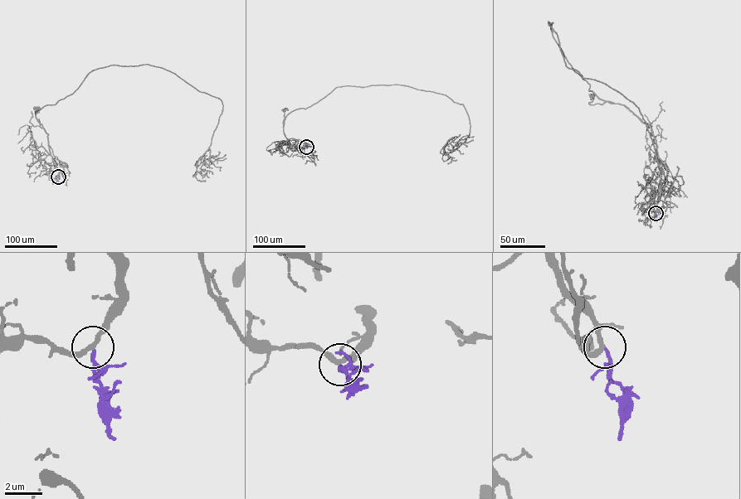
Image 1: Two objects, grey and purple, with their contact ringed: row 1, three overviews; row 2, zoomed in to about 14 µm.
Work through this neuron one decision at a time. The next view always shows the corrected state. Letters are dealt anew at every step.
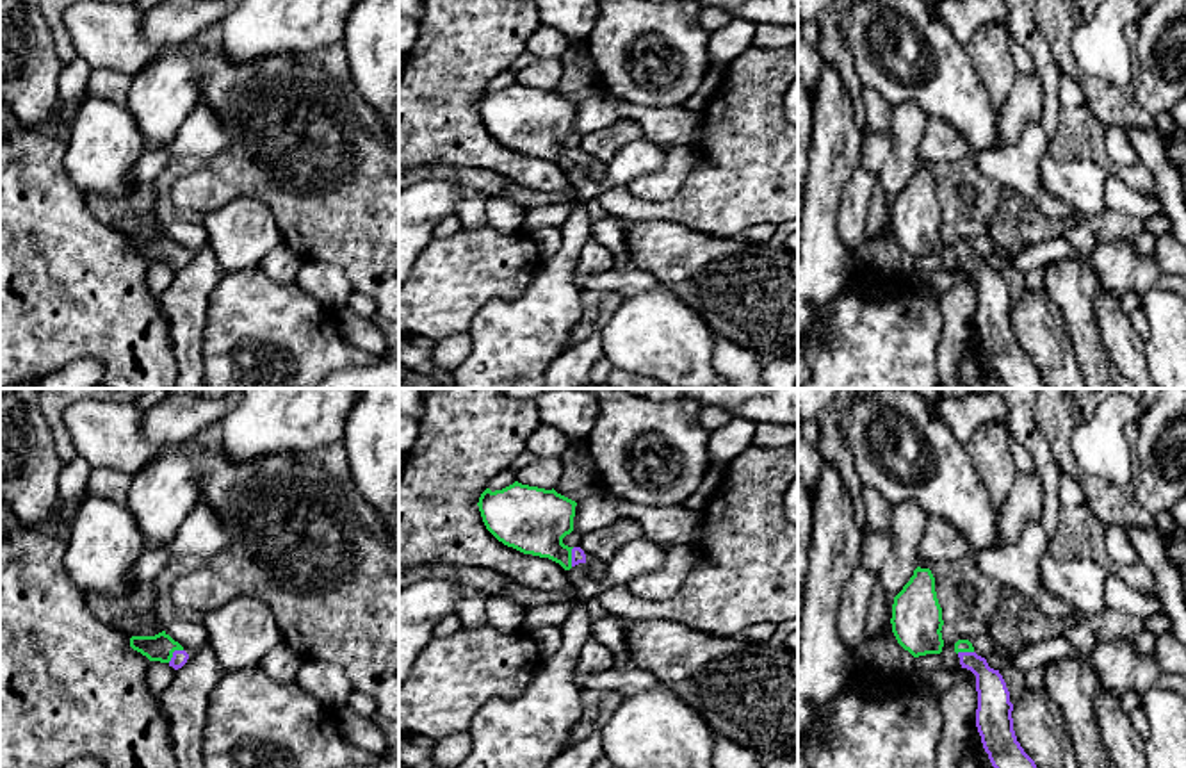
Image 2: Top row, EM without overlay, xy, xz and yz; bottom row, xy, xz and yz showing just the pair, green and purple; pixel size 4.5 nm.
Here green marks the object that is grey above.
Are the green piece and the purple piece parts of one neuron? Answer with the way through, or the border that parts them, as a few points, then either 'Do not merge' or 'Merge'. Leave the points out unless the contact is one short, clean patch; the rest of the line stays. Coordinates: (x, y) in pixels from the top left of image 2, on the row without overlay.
Path across: xy (159, 248), (173, 252), (178, 261). Merge

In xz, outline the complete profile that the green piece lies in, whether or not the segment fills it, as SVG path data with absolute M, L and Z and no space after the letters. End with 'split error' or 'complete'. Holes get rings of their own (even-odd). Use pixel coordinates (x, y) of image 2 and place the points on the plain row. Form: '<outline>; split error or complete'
M515 82L479 98L479 112L486 130L504 146L524 155L548 159L565 171L586 164L581 148L568 148L563 139L573 132L577 103L557 94Z; split error

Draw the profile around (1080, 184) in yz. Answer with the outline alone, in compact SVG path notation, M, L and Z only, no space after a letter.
M1049 153L1040 162L1044 189L1074 208L1084 221L1104 214L1108 173L1092 160L1060 162Z

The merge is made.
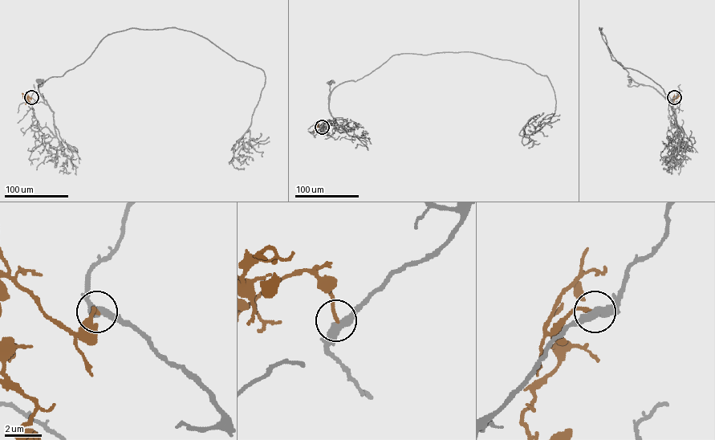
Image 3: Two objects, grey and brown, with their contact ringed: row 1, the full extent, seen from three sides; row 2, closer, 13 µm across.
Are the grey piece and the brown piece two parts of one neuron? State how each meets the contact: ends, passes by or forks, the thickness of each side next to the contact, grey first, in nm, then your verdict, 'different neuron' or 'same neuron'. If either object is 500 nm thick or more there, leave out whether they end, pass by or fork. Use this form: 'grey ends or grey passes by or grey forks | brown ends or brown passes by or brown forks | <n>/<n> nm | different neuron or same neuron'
grey passes by | brown ends | 440/200 nm | different neuron

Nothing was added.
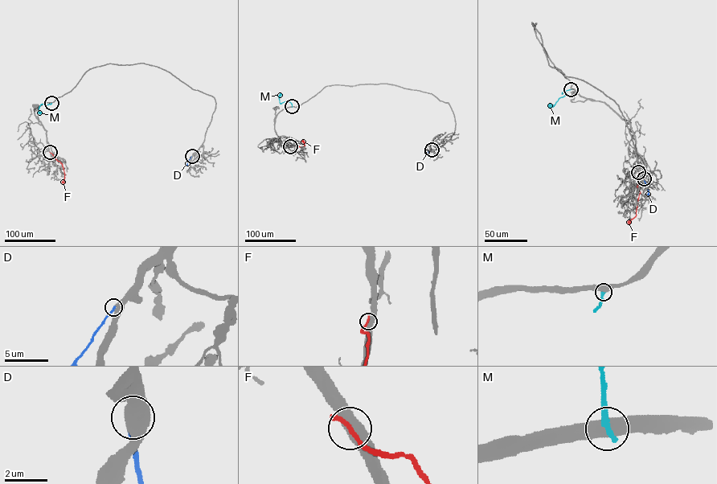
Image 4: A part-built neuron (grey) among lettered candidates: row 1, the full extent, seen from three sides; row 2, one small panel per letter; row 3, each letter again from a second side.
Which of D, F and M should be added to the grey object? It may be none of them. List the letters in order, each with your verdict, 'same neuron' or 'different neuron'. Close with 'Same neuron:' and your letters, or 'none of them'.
D: same neuron
F: different neuron
M: different neuron
Same neuron: D

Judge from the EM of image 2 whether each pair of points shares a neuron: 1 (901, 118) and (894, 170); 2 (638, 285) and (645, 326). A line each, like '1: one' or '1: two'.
1: one
2: two

